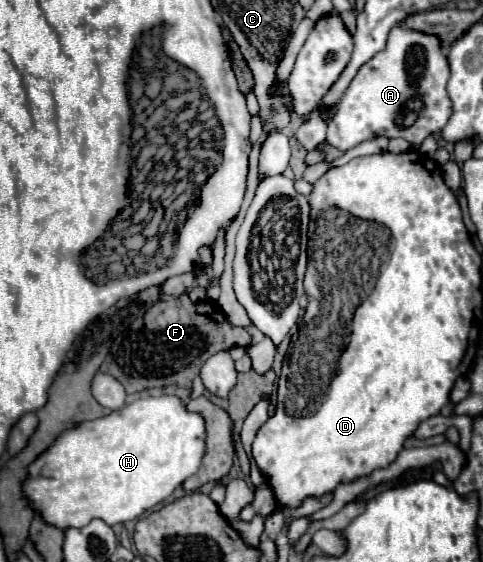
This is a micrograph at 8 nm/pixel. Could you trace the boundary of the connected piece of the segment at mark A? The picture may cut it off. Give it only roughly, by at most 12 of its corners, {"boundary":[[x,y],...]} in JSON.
{"boundary":[[391,28],[327,128],[413,150],[451,118],[439,36]]}

